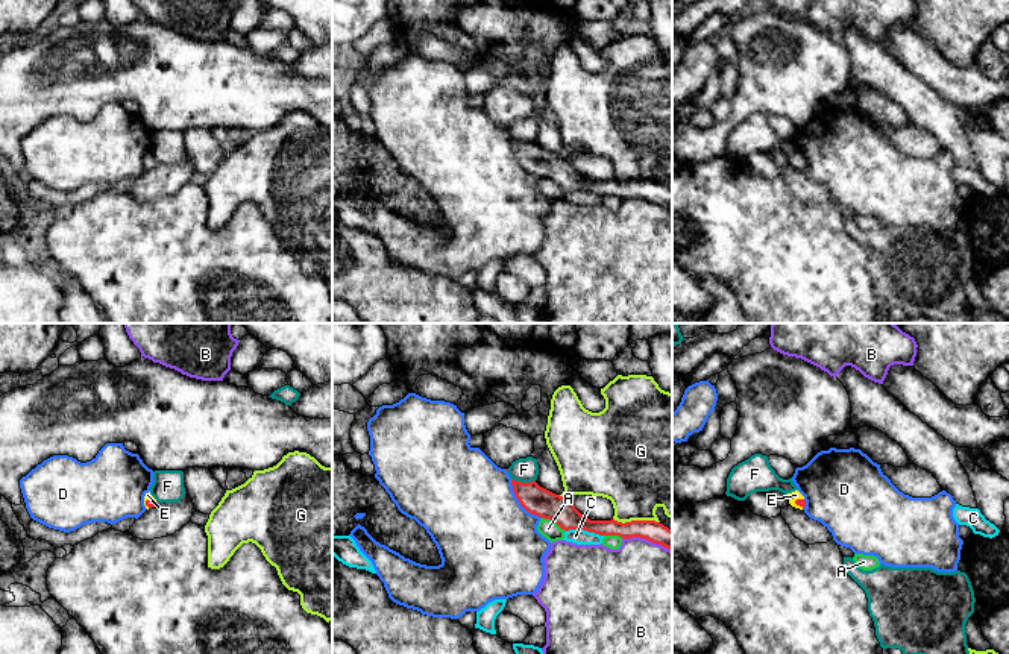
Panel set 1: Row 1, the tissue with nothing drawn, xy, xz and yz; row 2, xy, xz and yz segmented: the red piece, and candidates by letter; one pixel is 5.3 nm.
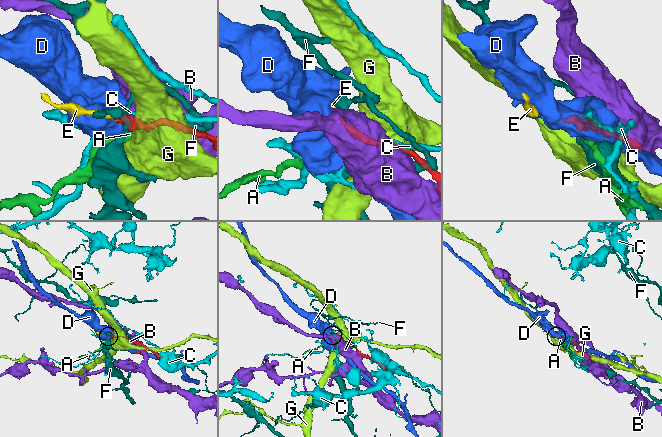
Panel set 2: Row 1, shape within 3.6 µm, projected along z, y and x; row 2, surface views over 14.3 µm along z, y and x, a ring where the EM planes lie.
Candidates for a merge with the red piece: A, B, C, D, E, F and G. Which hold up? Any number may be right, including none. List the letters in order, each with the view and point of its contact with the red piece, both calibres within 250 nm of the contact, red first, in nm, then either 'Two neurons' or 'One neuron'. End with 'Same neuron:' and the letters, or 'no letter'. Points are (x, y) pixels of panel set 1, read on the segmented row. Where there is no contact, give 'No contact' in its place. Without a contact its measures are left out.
A: Touches red at xz (554, 521). Thickness 150 nm (red) against 90 nm. Two neurons
B: Touches red at xz (647, 539). Thickness 110 nm (red) against 480 nm. Two neurons
C: Touches red at xz (584, 530). Thickness 150 nm (red) against 80 nm. Two neurons
D: Touches red at xz (519, 501). Thickness 150 nm (red) against 500 nm. Two neurons
E: Touches red at yz (797, 504). Thickness 50 nm (red) against 50 nm. One neuron
F: Touches red at xz (524, 483). Thickness 150 nm (red) against 130 nm. Two neurons
G: Touches red at xz (636, 521). Thickness 110 nm (red) against 400 nm. Two neurons
Same neuron: E

